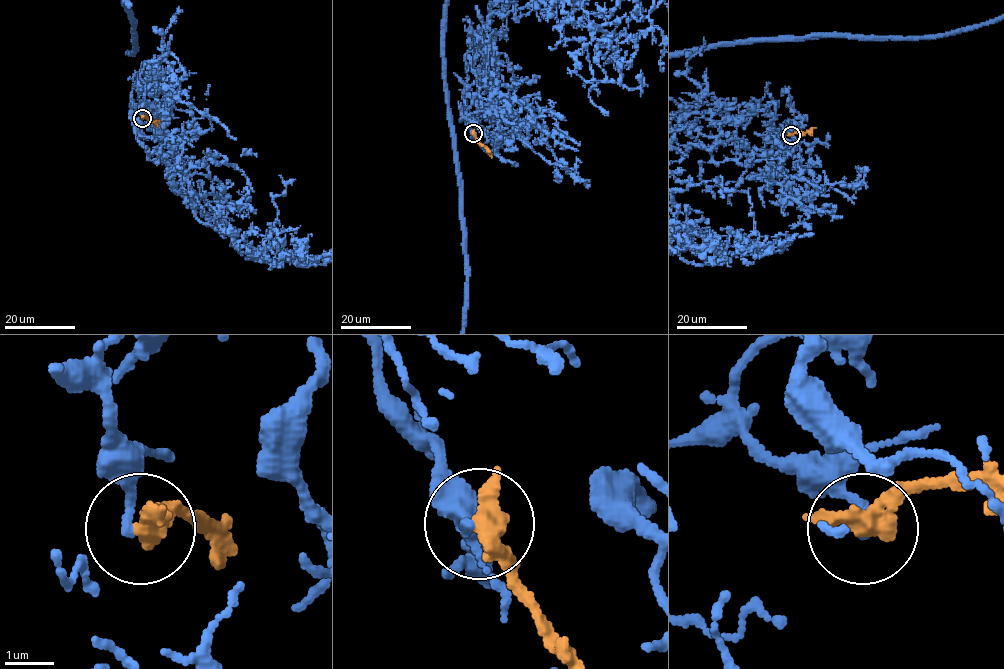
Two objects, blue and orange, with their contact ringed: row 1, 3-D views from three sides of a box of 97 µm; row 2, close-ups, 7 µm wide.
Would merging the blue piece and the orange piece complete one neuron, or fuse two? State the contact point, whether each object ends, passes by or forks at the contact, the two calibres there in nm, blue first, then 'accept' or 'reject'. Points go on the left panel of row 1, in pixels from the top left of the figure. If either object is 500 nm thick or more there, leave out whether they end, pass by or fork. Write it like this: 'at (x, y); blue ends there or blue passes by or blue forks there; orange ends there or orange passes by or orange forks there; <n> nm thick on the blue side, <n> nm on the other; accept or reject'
at (142, 118); blue ends there; orange ends there; 180 nm thick on the blue side, 480 nm on the other; reject

